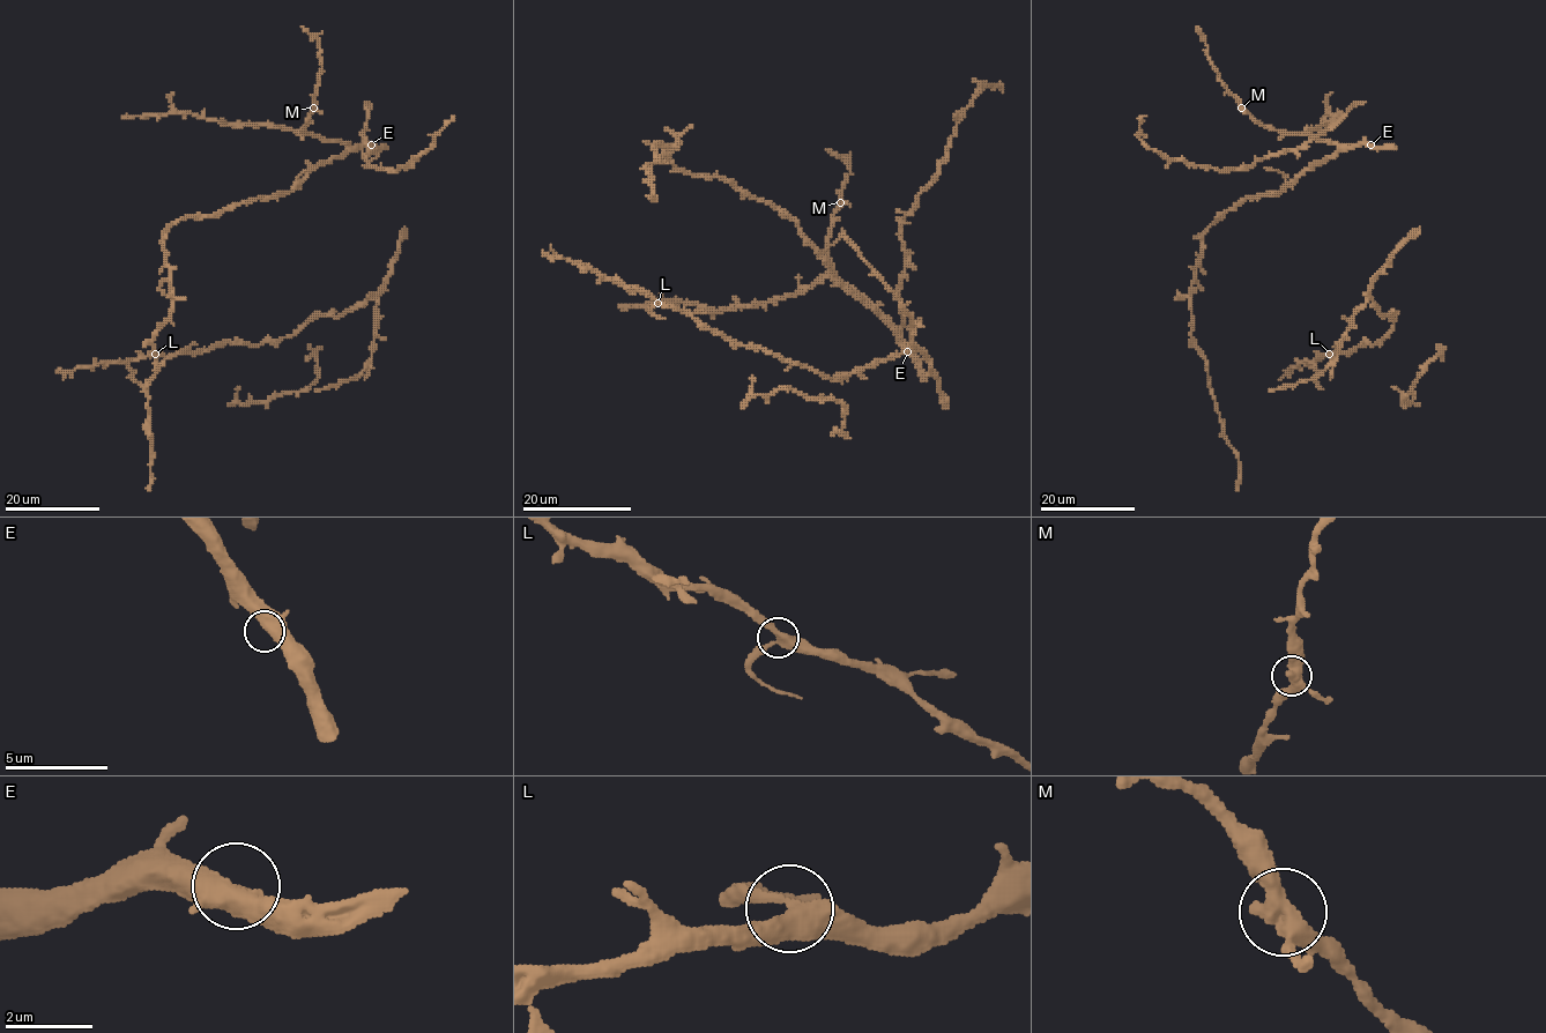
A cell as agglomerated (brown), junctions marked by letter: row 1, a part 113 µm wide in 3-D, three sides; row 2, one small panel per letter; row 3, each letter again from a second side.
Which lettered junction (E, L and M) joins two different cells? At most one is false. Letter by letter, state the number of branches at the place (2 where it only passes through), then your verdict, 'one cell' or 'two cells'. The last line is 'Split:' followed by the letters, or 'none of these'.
E: 3 branches meet; one cell
L: 3 branches meet; one cell
M: 3 branches meet; one cell
Split: none of these

